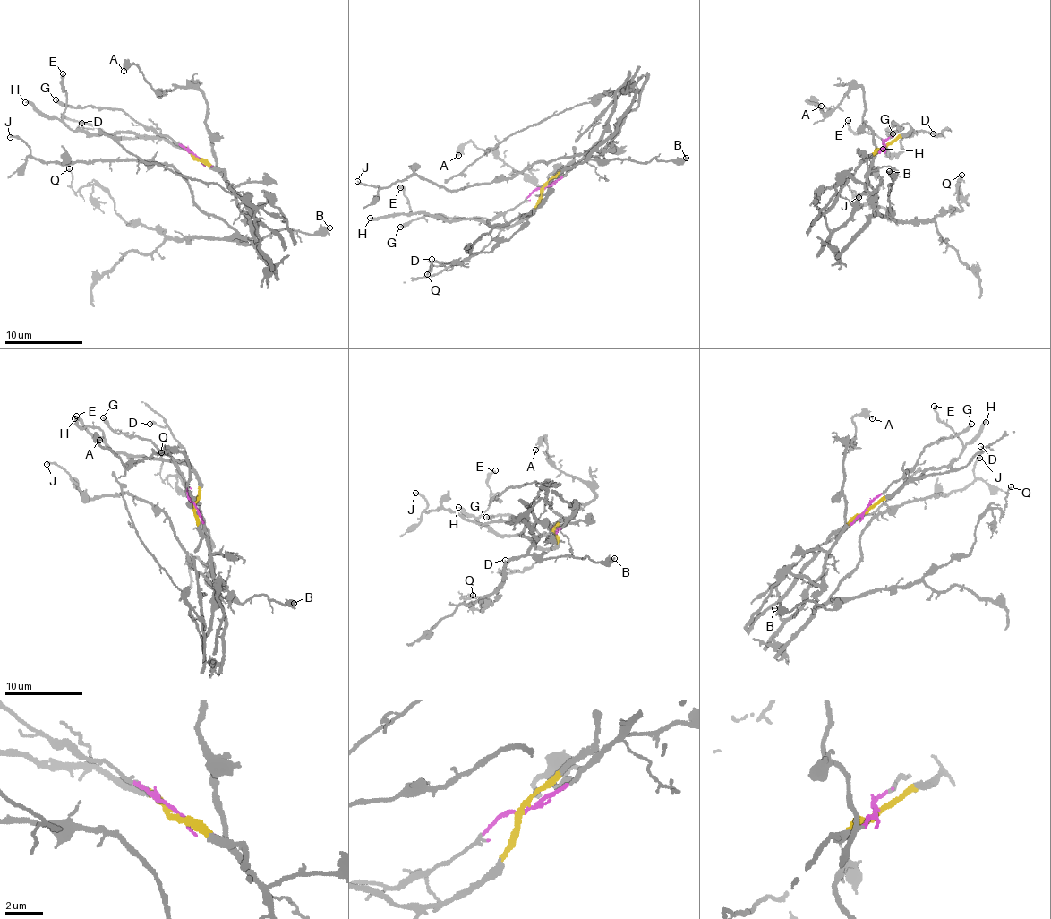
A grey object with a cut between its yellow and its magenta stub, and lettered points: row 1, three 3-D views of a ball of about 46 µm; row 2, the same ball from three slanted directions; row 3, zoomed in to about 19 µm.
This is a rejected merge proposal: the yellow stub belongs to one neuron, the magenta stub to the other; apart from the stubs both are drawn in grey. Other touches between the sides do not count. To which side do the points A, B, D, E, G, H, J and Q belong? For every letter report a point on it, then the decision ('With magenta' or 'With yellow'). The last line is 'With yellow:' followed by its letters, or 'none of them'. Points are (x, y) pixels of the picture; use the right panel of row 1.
A: Place: (821, 106). With magenta
B: Place: (889, 171). With magenta
D: Place: (933, 133). With yellow
E: Place: (848, 120). With yellow
G: Place: (892, 133). With magenta
H: Place: (883, 149). With yellow
J: Place: (858, 197). With magenta
Q: Place: (961, 175). With magenta
With yellow: D, E, H

